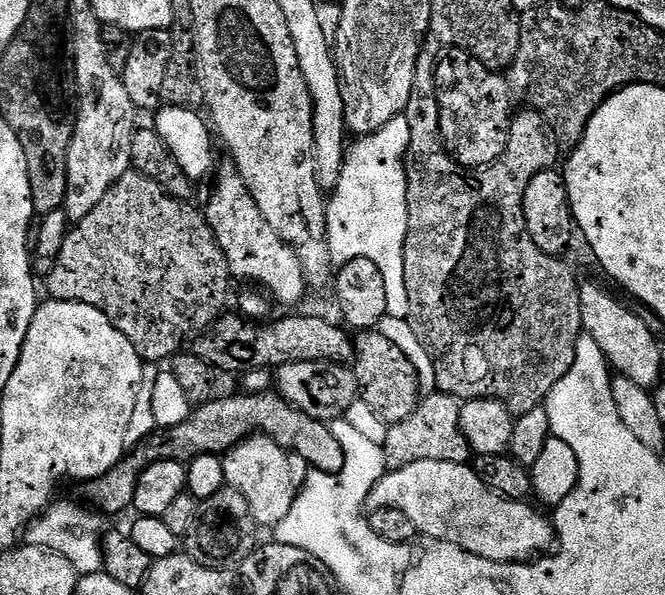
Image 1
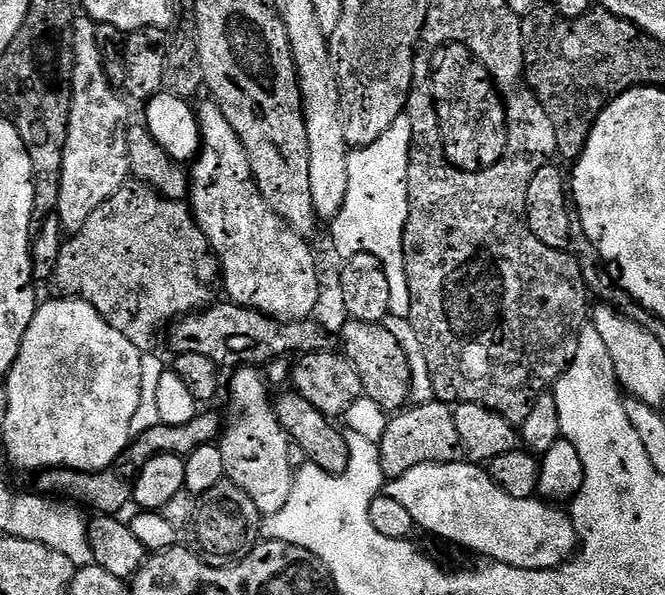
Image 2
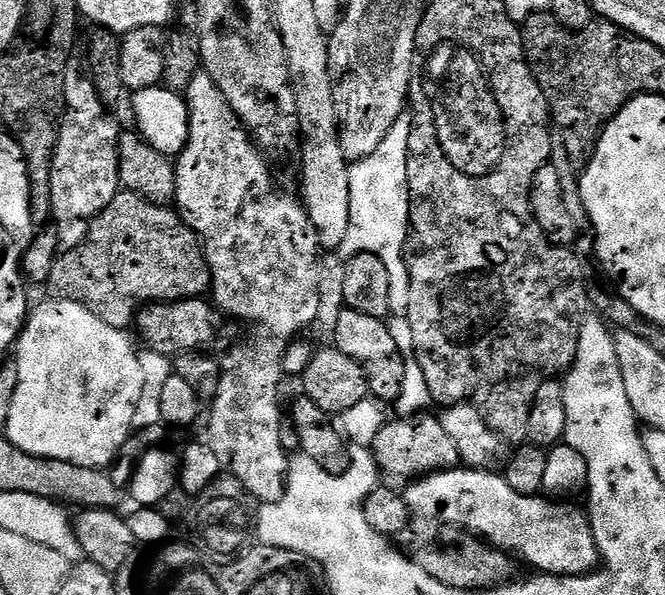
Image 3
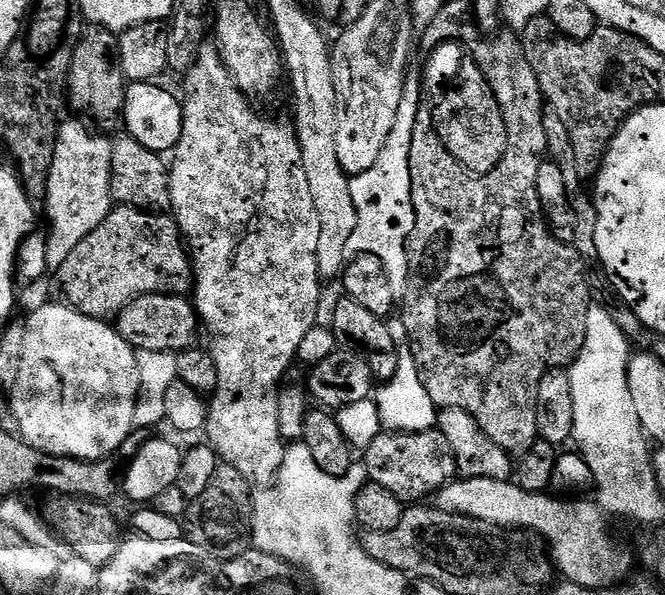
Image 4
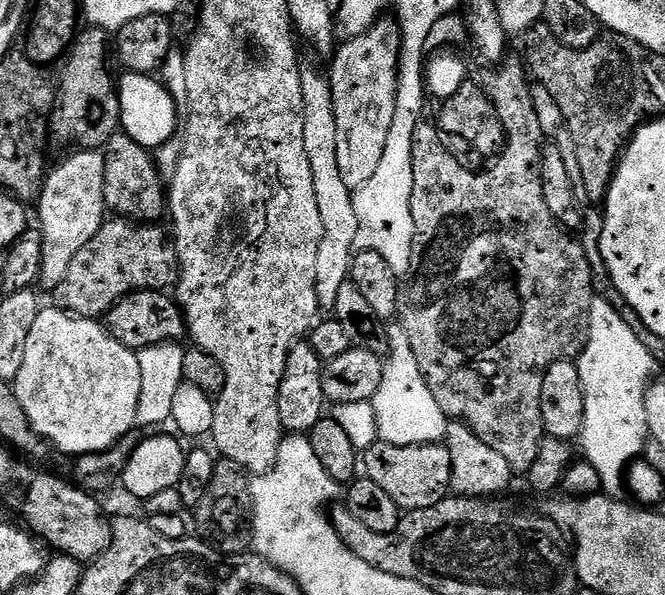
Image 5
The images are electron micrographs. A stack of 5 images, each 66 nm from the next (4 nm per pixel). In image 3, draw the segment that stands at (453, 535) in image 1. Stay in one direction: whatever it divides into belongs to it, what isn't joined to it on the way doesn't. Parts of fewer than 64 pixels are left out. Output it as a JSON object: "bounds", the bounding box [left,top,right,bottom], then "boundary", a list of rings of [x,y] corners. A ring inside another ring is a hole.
{"bounds":[402,466,600,576],"boundary":[[[461,466],[446,472],[434,472],[430,476],[413,480],[407,488],[403,489],[402,495],[408,504],[408,511],[413,517],[421,520],[437,520],[439,524],[451,524],[454,528],[467,530],[471,532],[472,535],[478,536],[481,540],[491,544],[493,548],[501,548],[504,552],[511,554],[513,557],[519,558],[521,561],[524,559],[530,567],[536,568],[532,570],[535,570],[540,574],[547,574],[550,576],[582,576],[593,571],[593,569],[597,567],[598,561],[600,560],[600,552],[596,548],[592,528],[588,525],[587,515],[585,515],[581,509],[579,512],[579,510],[572,504],[555,504],[555,502],[552,501],[555,499],[545,498],[543,495],[523,496],[522,494],[518,494],[518,490],[510,490],[510,486],[504,481],[503,475],[497,474],[492,470],[477,470],[475,468],[466,468]]]}

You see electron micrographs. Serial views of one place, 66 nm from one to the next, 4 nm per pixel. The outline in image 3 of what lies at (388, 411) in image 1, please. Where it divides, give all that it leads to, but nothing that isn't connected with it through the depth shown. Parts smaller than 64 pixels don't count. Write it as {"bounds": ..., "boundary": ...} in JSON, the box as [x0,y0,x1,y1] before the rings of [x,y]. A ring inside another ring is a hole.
{"bounds":[334,307,406,402],"boundary":[[[345,307],[343,311],[336,316],[334,347],[342,354],[346,354],[346,358],[354,358],[362,366],[368,379],[369,393],[377,401],[395,402],[402,394],[406,366],[403,354],[398,350],[398,346],[394,346],[394,338],[387,323],[378,318],[370,318],[370,314],[358,314],[358,310],[350,307]]]}

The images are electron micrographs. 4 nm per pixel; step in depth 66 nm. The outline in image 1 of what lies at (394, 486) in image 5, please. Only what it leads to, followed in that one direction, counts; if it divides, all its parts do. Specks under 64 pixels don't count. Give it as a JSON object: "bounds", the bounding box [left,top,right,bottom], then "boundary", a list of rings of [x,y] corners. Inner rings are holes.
{"bounds":[384,390,473,470],"boundary":[[[439,390],[425,395],[420,405],[410,414],[410,418],[402,418],[402,422],[391,425],[384,449],[384,467],[391,470],[410,466],[414,462],[458,462],[469,463],[473,459],[472,447],[468,445],[466,434],[460,425],[461,401],[455,396],[448,396]]]}

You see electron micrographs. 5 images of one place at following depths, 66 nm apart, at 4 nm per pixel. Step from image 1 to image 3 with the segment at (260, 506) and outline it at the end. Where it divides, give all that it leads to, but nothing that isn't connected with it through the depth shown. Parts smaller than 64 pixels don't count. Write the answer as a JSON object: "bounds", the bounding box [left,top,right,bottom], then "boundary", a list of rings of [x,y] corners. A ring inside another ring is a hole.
{"bounds":[206,344,289,505],"boundary":[[[268,344],[265,348],[236,348],[222,360],[222,375],[218,394],[210,401],[212,417],[208,420],[208,436],[206,442],[214,455],[218,457],[221,469],[227,475],[238,478],[242,486],[250,493],[253,500],[261,505],[277,504],[284,496],[288,483],[289,453],[284,452],[279,428],[280,419],[280,357],[284,354],[285,345]]]}

